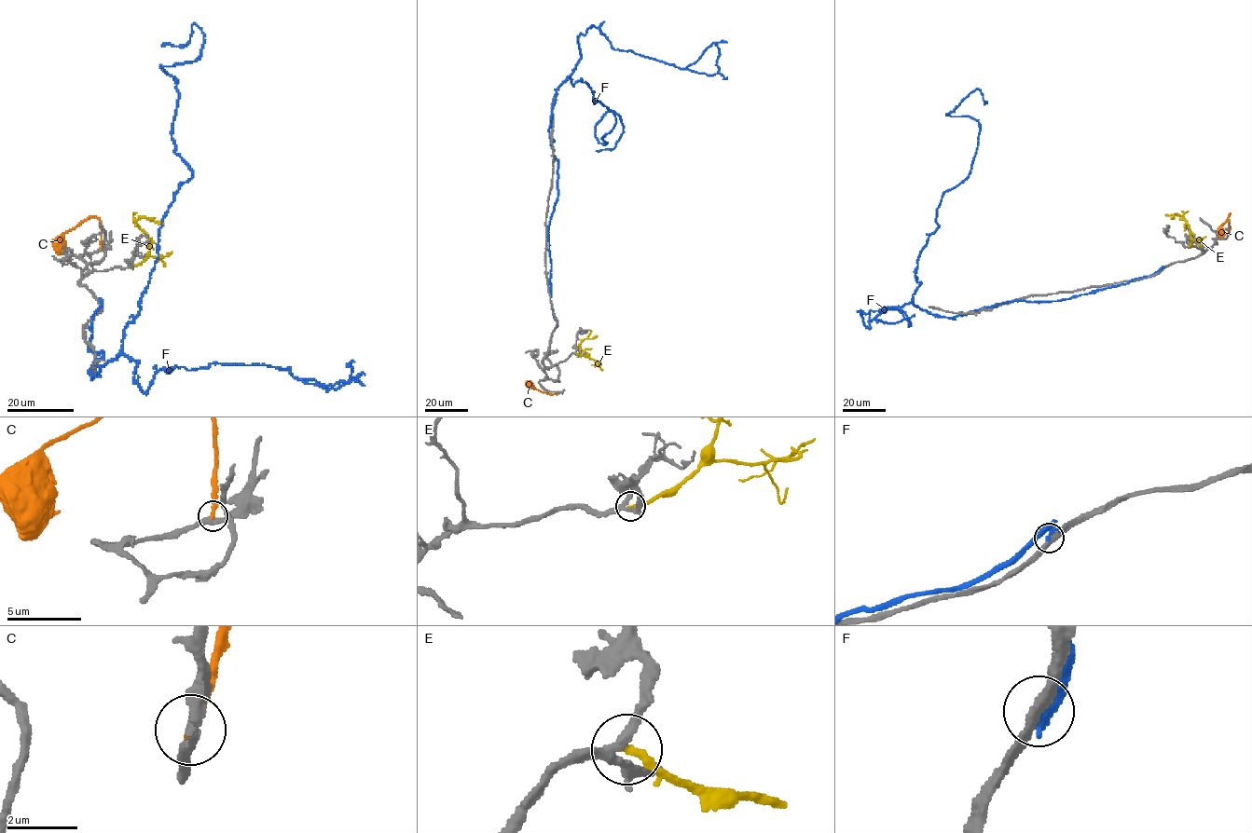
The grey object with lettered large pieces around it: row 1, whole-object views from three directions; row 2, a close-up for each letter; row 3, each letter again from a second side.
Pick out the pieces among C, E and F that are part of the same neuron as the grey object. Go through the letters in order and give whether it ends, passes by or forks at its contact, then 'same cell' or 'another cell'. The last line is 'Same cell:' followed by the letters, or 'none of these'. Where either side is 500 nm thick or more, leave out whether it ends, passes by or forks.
C: it ends | another cell
E: it ends | another cell
F: it passes by | another cell
Same cell: none of these

